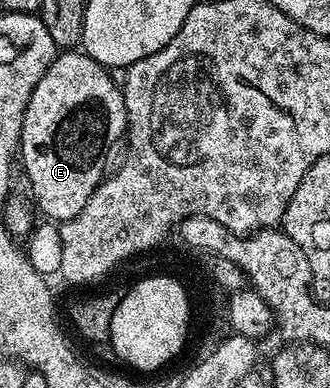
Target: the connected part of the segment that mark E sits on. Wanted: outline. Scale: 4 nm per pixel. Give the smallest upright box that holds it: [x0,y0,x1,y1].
[18,49,128,223]

